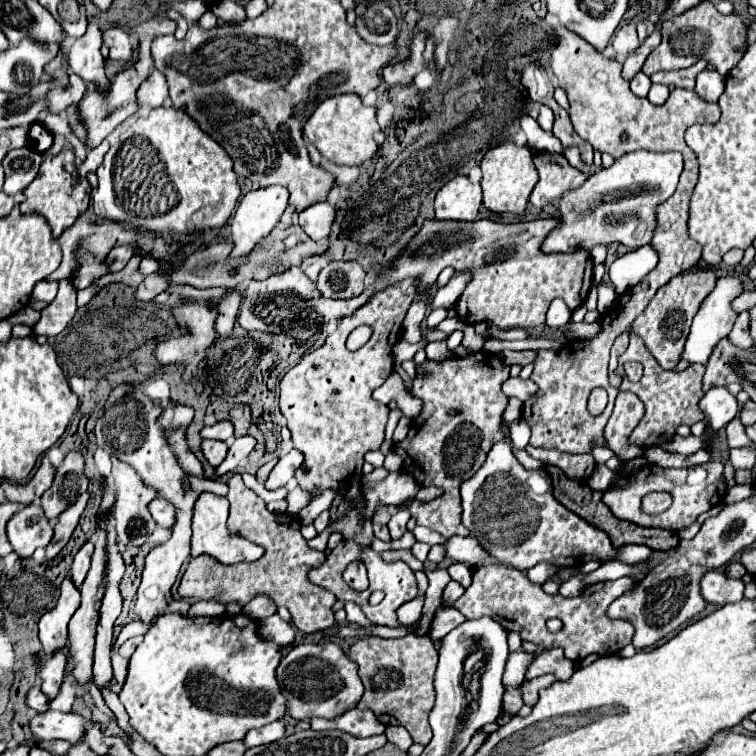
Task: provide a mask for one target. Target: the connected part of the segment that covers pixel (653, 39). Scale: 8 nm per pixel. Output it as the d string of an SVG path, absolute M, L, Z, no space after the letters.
M655 30L653 34L647 36L647 40L645 40L635 52L631 52L631 56L627 58L627 62L623 64L623 78L625 78L625 80L631 80L631 78L641 70L641 66L643 66L643 62L647 60L649 52L651 52L659 42L661 42L661 34L659 34L659 30Z

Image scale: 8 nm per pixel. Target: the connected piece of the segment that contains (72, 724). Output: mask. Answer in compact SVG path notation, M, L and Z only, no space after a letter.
M47 710L31 720L31 730L39 740L65 740L77 744L85 736L87 720L77 714Z

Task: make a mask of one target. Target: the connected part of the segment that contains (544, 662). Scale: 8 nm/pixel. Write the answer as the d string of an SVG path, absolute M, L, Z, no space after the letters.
M549 648L539 652L527 666L525 680L533 680L543 674L555 674L559 680L573 676L573 662L563 656L563 648Z

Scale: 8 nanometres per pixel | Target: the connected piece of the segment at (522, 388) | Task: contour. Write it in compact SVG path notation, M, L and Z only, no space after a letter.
M507 378L505 384L503 384L503 392L511 398L519 398L521 402L529 400L535 392L537 392L537 386L533 384L533 380L521 380L521 378Z

